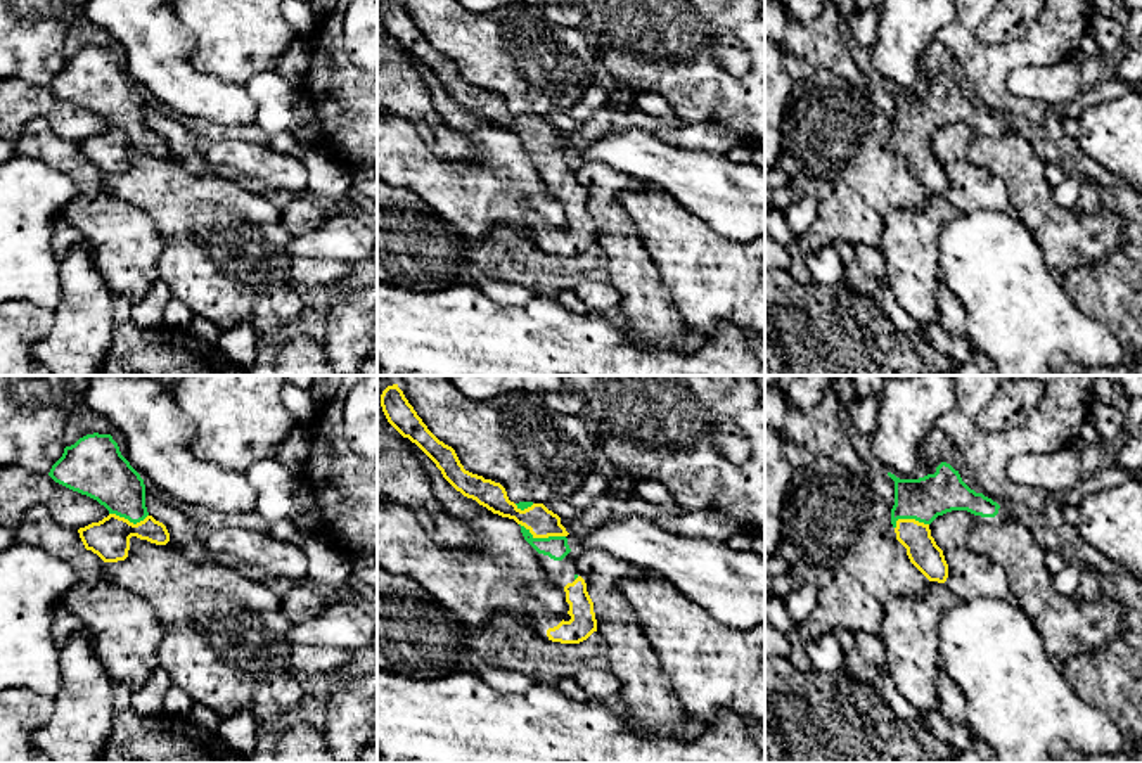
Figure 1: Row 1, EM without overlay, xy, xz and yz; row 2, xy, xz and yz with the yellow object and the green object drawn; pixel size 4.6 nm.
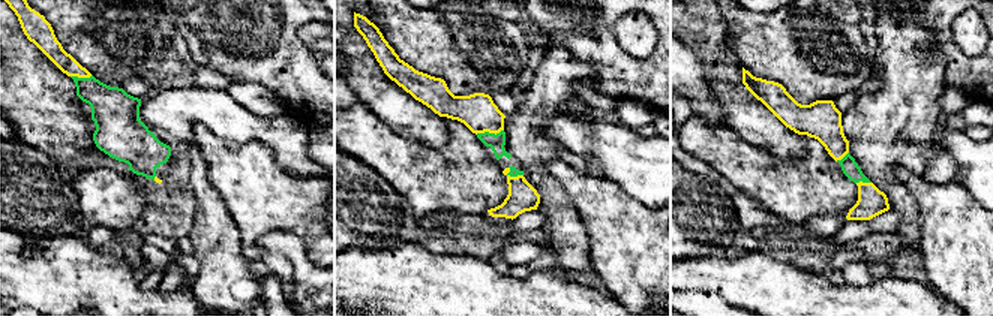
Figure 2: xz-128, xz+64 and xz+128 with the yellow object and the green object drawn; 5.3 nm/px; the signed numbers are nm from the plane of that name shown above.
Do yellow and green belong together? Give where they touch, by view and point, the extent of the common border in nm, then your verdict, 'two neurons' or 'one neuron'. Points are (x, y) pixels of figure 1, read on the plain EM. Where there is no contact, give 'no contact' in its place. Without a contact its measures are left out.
meets yellow in xz at (542, 149); contact 220 nm long; one neuron

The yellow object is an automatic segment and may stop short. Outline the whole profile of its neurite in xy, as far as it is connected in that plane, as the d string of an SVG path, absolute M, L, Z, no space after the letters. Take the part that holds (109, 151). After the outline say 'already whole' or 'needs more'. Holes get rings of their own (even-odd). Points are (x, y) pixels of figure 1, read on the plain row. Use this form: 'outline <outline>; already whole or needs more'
outline M87 47L66 59L48 88L109 123L102 133L78 142L85 161L104 175L125 173L132 149L156 157L170 154L166 138L147 125L144 92L111 47Z; needs more

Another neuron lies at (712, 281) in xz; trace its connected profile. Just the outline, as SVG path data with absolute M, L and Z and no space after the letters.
M644 183L638 190L625 190L616 201L635 223L687 330L703 334L706 341L720 324L732 324L742 332L765 334L765 237L751 242L728 240L652 183Z

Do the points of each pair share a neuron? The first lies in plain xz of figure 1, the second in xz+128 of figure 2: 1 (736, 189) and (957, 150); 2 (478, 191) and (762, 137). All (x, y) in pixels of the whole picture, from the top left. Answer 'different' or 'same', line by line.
1: same
2: different

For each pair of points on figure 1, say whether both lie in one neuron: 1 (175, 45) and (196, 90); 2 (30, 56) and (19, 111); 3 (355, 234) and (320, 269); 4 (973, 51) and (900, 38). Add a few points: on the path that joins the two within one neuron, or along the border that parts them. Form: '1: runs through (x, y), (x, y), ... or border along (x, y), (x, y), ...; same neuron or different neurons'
1: runs through (173, 56), (173, 68), (186, 80); same neuron
2: border along (18, 78), (47, 87); different neurons
3: border along (293, 256), (329, 256), (352, 263); different neurons
4: border along (955, 18), (935, 38); different neurons

